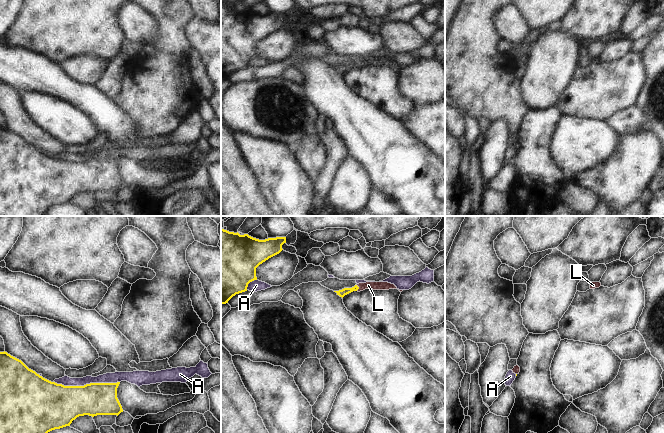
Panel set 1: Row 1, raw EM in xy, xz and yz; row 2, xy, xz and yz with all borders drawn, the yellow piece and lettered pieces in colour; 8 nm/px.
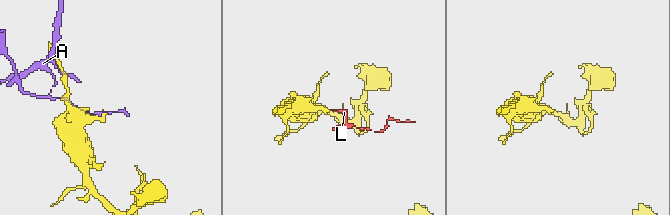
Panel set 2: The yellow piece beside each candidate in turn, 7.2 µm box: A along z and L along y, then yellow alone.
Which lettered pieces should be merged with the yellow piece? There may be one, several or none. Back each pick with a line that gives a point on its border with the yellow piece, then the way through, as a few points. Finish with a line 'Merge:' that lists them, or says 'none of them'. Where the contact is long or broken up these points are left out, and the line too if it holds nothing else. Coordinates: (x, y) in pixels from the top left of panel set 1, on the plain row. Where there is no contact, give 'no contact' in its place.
L: contact xz (358, 64); way xz (345, 67), (358, 64), (368, 61)
Merge: L

